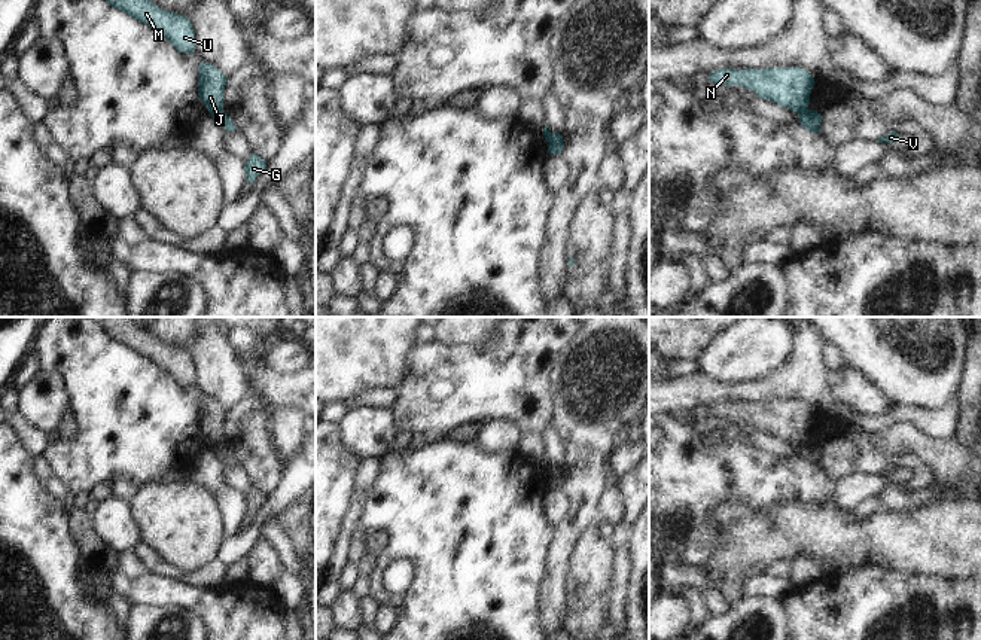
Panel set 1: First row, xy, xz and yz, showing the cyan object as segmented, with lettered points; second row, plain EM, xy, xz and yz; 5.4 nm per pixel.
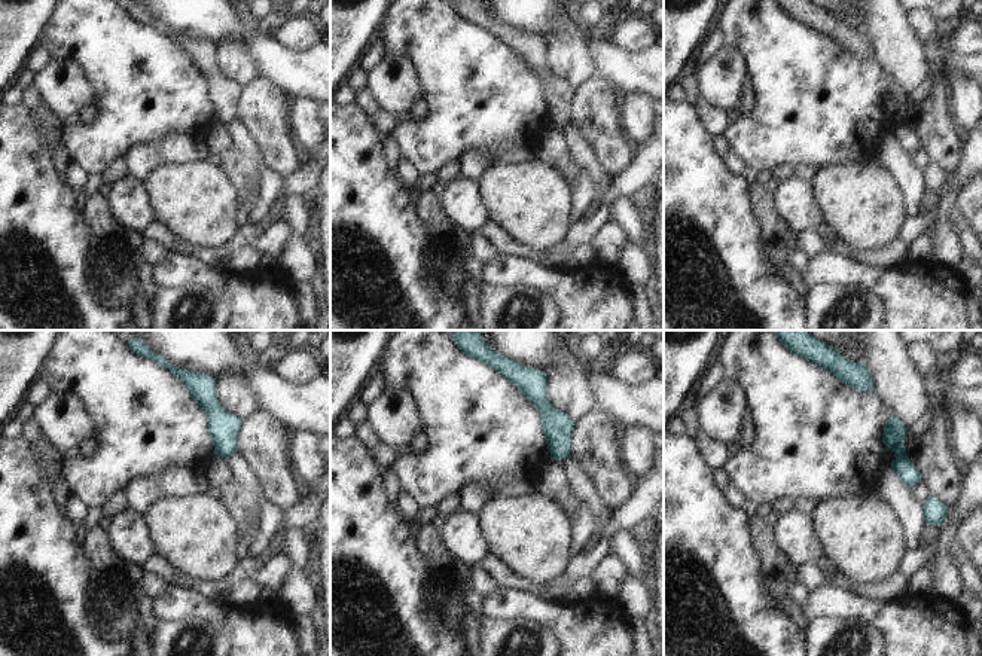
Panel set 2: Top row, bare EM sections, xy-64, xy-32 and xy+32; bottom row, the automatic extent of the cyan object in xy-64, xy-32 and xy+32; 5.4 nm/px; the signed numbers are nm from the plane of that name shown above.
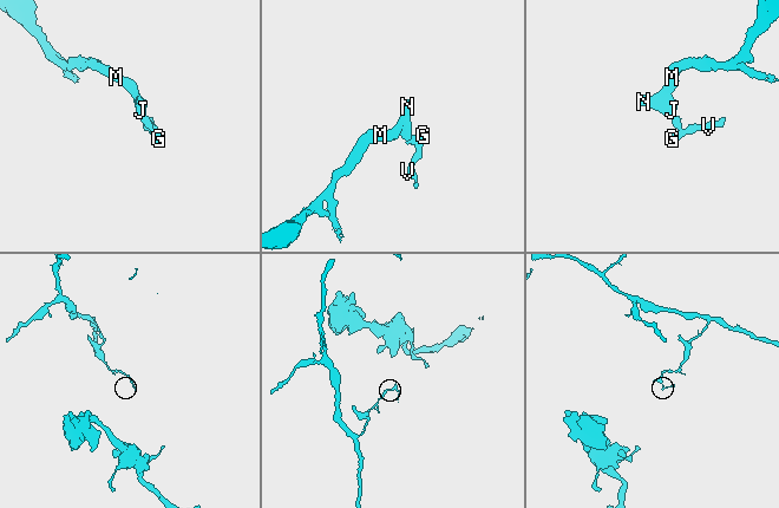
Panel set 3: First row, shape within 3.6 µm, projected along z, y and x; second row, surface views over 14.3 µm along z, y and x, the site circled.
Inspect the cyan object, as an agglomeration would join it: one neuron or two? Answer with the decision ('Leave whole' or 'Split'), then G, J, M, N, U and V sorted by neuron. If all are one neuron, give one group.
Split. Groups: G V / J M N U.

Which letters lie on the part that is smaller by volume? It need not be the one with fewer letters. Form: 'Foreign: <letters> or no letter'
Foreign: G, V.

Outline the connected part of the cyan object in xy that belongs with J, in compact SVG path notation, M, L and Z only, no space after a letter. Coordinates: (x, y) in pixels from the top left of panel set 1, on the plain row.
M201 394L198 400L198 429L210 448L223 444L226 409L213 397Z

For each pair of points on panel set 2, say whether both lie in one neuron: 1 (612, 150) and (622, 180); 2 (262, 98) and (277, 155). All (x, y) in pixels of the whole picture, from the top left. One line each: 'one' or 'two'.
1: two
2: one

